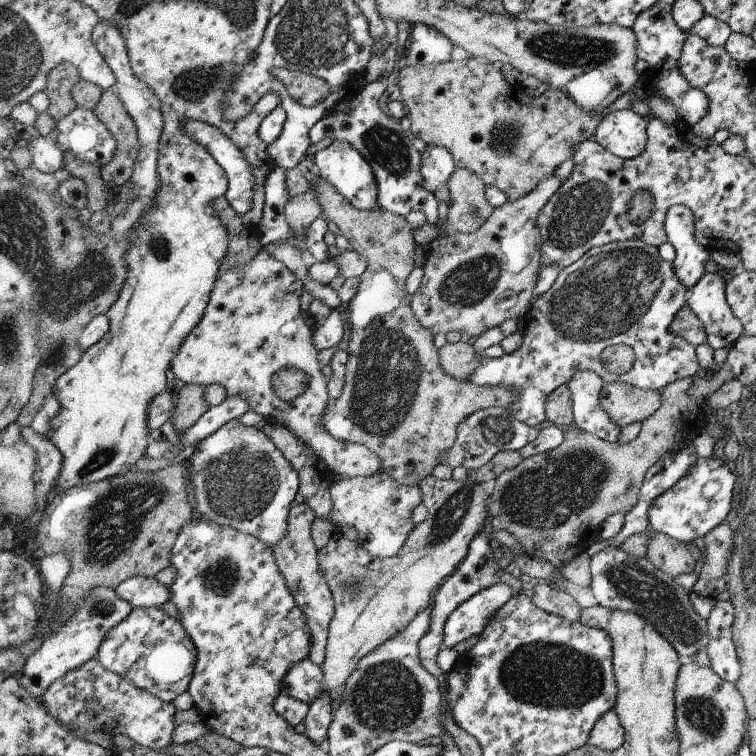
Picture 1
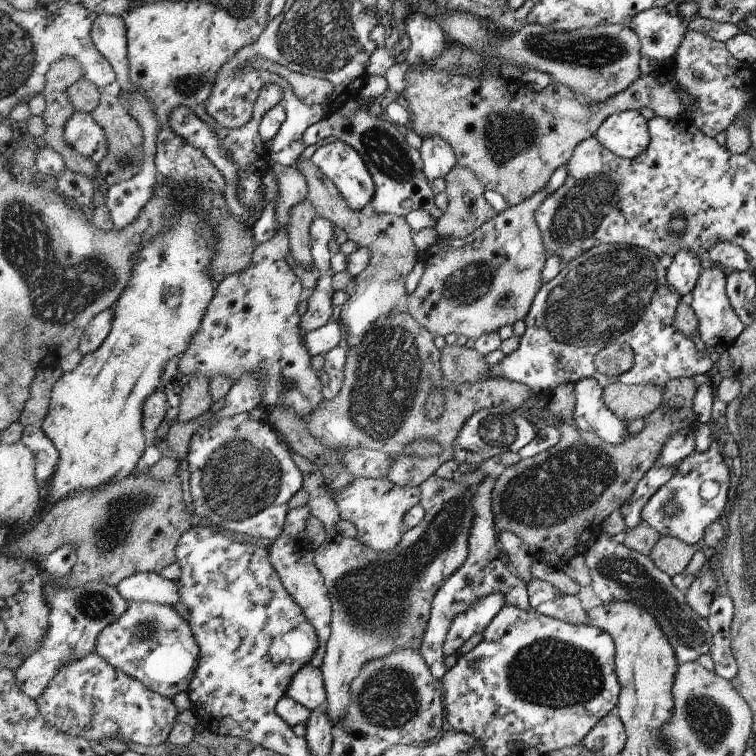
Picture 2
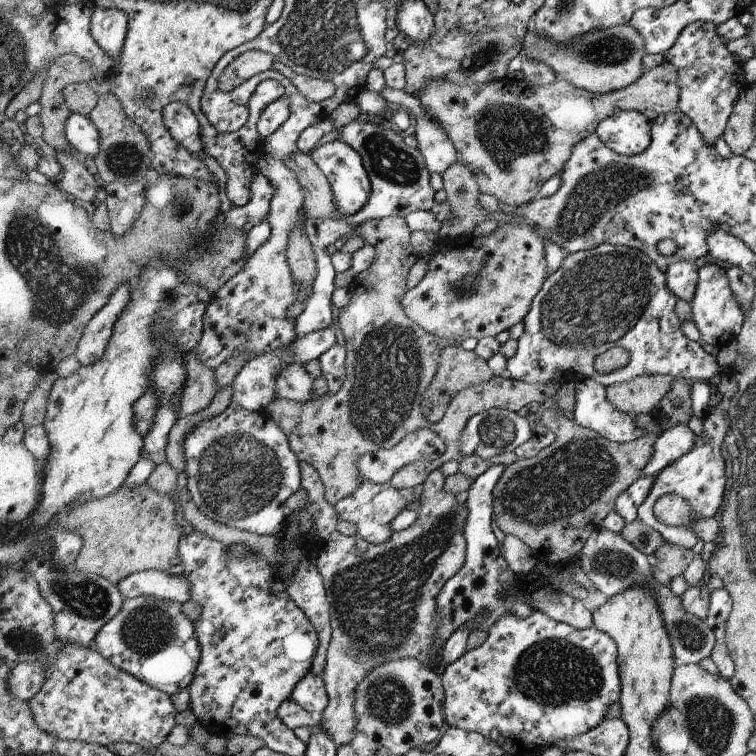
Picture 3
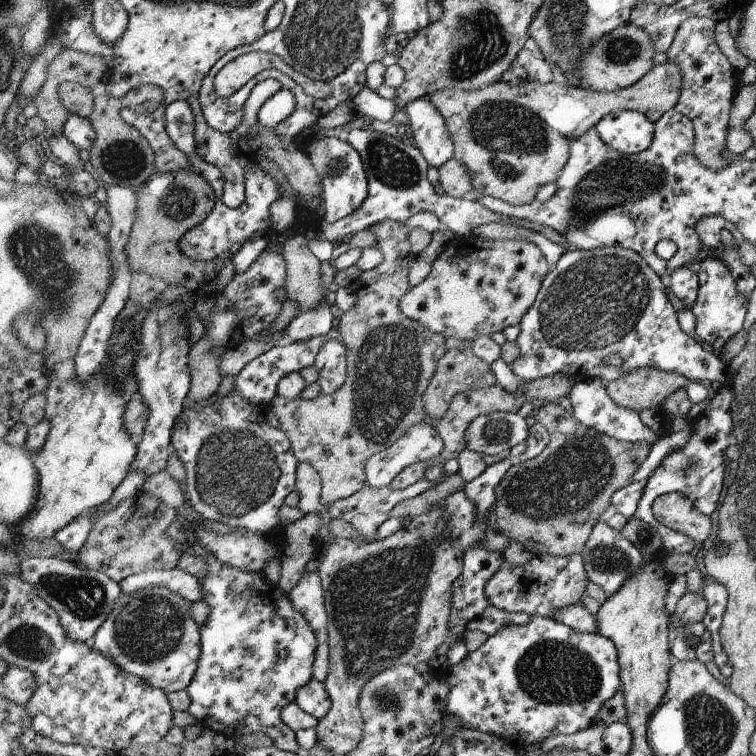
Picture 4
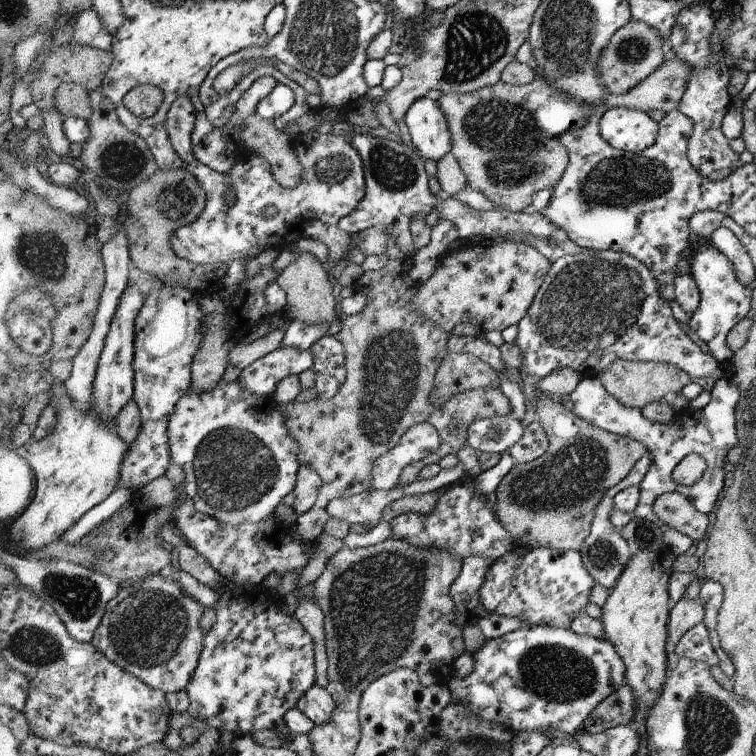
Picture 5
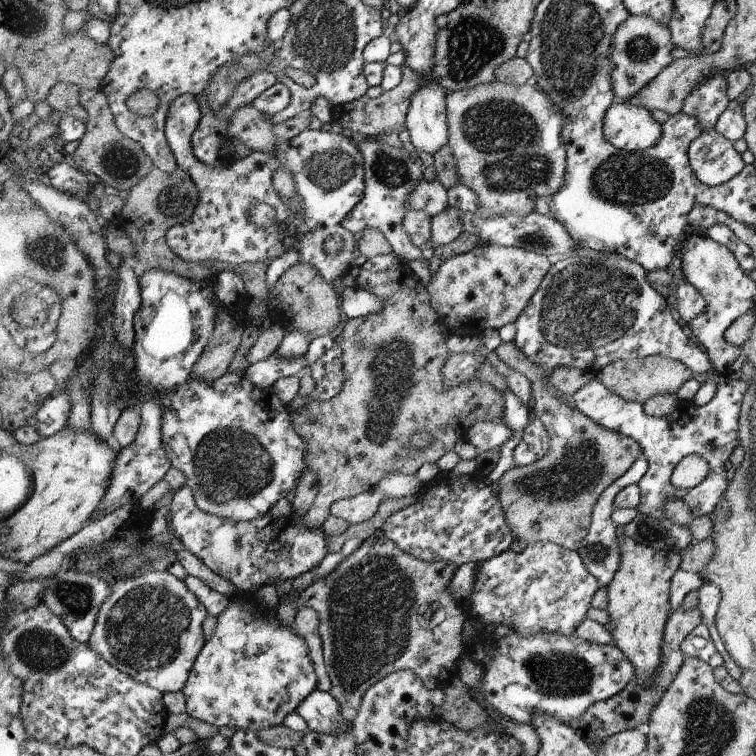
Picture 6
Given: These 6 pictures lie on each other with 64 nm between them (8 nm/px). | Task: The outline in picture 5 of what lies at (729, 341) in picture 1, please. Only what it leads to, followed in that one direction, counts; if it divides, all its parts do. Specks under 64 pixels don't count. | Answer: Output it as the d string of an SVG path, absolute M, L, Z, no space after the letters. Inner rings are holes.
M712 244L700 245L688 257L690 274L697 284L700 302L697 311L690 317L689 326L698 334L702 342L706 342L708 352L723 365L728 364L734 356L728 346L726 337L734 325L751 312L754 285L745 285L735 270L735 264Z

